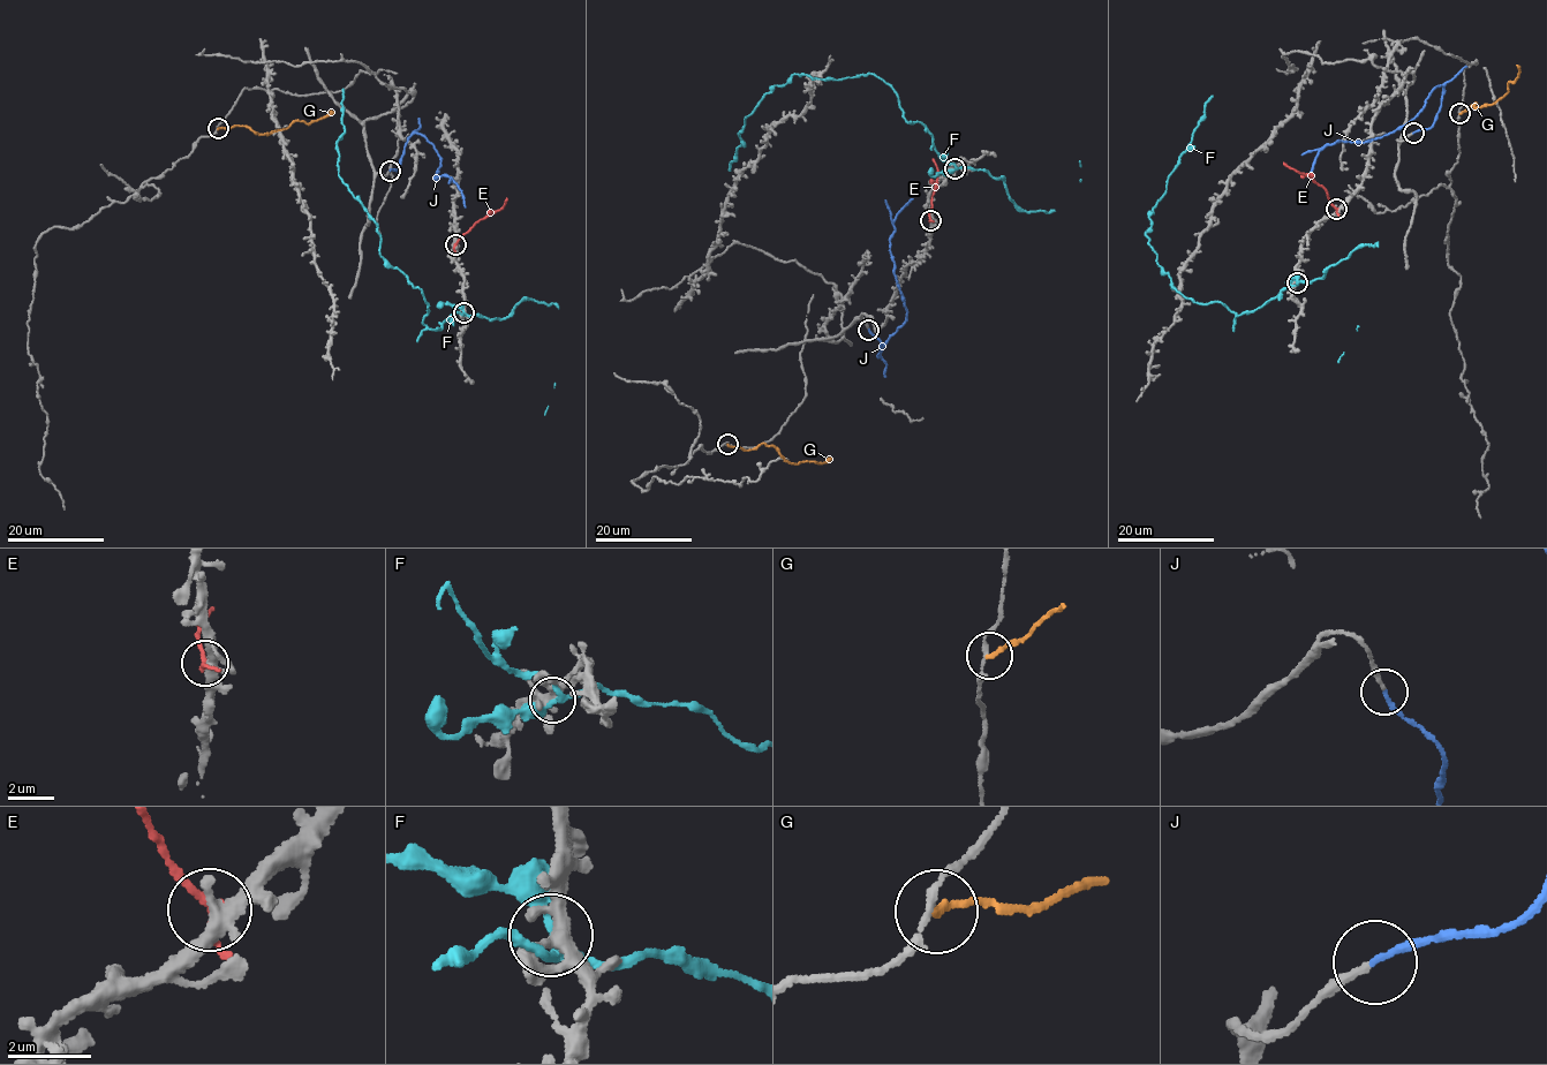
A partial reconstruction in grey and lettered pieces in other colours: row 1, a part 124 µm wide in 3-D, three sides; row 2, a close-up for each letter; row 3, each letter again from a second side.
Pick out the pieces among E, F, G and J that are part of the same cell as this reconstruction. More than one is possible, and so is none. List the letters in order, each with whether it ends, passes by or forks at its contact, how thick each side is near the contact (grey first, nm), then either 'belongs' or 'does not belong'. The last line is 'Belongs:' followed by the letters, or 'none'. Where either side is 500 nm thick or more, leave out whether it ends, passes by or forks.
E: it passes by; 400 nm thick on the grey side, 160 nm on the other; does not belong
F: it forks there; 300 nm thick on the grey side, 200 nm on the other; does not belong
G: it ends there; 150 nm thick on the grey side, 170 nm on the other; does not belong
J: it ends there; 180 nm thick on the grey side, 170 nm on the other; belongs
Belongs: J

